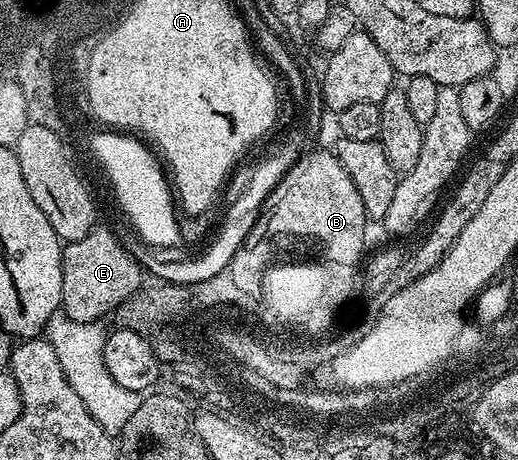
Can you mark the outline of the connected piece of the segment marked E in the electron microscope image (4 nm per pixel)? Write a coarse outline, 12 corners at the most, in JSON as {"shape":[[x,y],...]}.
{"shape":[[107,228],[63,244],[62,315],[102,321],[144,287]]}

